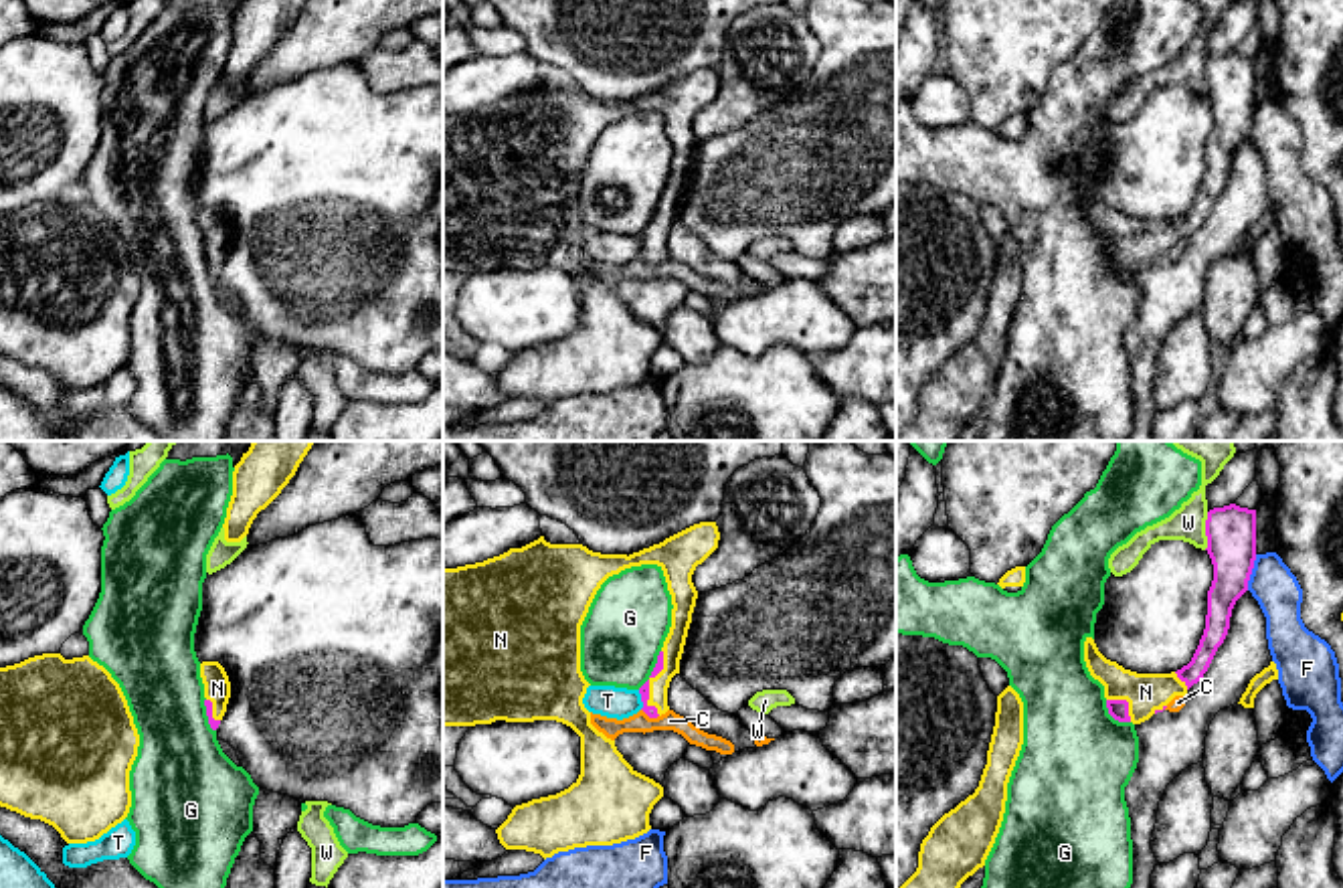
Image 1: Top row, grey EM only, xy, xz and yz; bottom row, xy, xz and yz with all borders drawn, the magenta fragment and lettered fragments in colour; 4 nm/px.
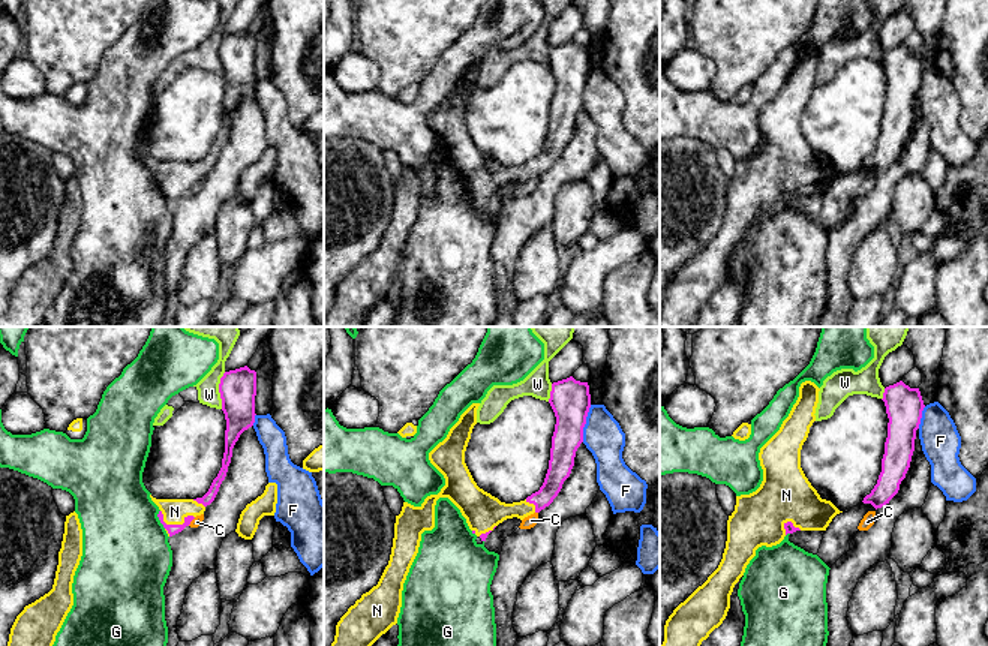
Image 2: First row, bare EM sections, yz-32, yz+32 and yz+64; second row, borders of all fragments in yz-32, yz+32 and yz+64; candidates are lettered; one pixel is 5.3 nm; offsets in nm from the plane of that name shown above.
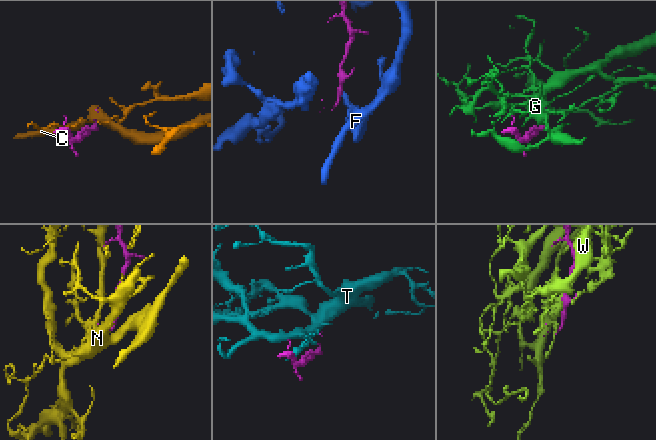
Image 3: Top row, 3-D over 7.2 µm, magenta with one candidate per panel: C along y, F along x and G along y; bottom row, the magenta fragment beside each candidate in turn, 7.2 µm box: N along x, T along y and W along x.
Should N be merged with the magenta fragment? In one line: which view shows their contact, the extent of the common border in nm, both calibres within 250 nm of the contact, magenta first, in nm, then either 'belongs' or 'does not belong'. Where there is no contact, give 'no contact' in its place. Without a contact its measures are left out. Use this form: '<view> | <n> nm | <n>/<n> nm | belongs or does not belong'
xz | 260 nm | 50/80 nm | belongs

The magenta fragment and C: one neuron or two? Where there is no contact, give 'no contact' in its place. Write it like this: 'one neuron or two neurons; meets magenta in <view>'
two neurons; meets magenta in xz

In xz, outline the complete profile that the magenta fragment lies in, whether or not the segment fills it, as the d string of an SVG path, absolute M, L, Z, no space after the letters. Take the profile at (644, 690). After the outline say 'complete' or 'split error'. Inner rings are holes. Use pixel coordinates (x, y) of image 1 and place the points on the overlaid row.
M716 522L694 524L659 544L633 554L601 554L583 544L550 544L538 540L510 548L508 552L483 562L457 568L443 568L443 726L475 726L506 722L556 720L570 726L580 736L580 775L564 791L528 803L516 805L508 819L496 829L506 850L526 850L540 854L544 860L558 852L587 846L613 846L635 839L651 829L649 813L663 797L663 787L653 779L637 773L617 750L615 740L607 738L591 724L591 712L583 698L591 686L580 672L580 625L601 585L625 568L641 564L657 564L663 570L667 591L672 595L672 627L657 655L657 663L649 680L639 688L643 712L657 718L669 710L667 688L680 674L692 613L698 591L692 574L718 548L720 532Z; split error

